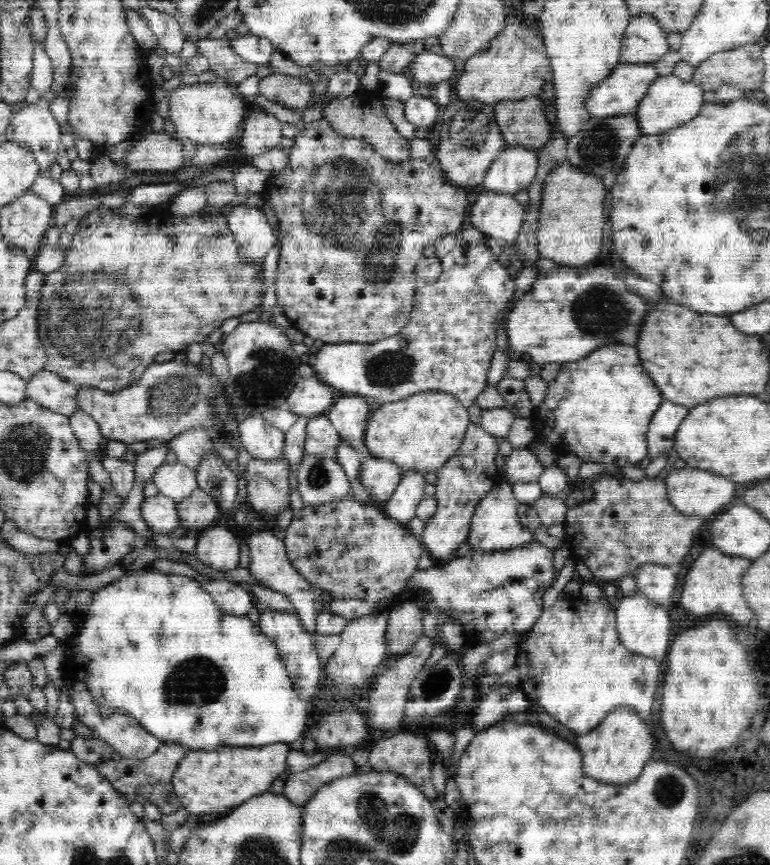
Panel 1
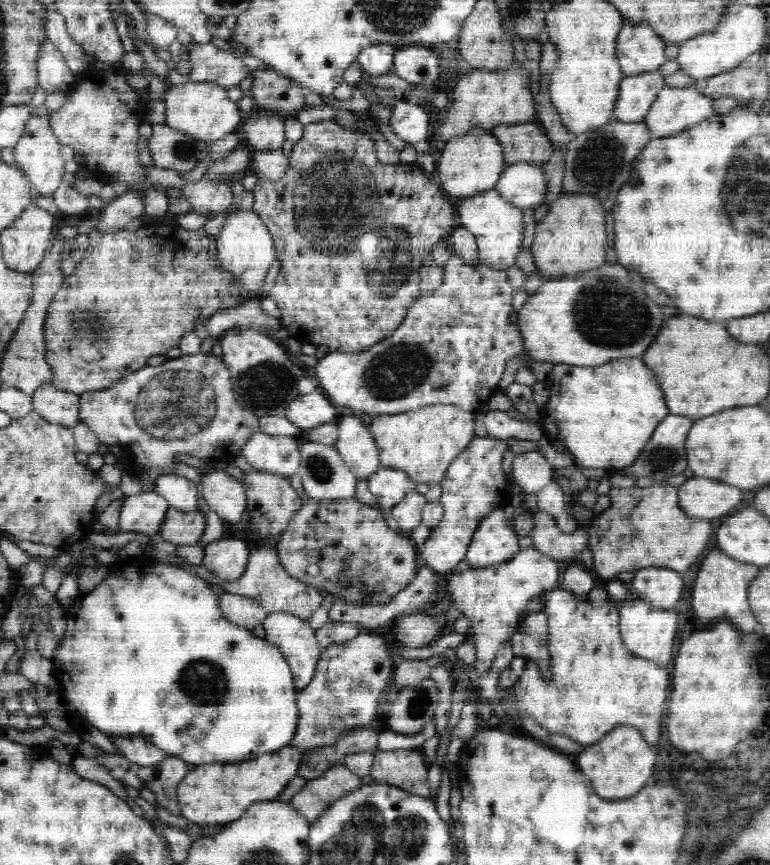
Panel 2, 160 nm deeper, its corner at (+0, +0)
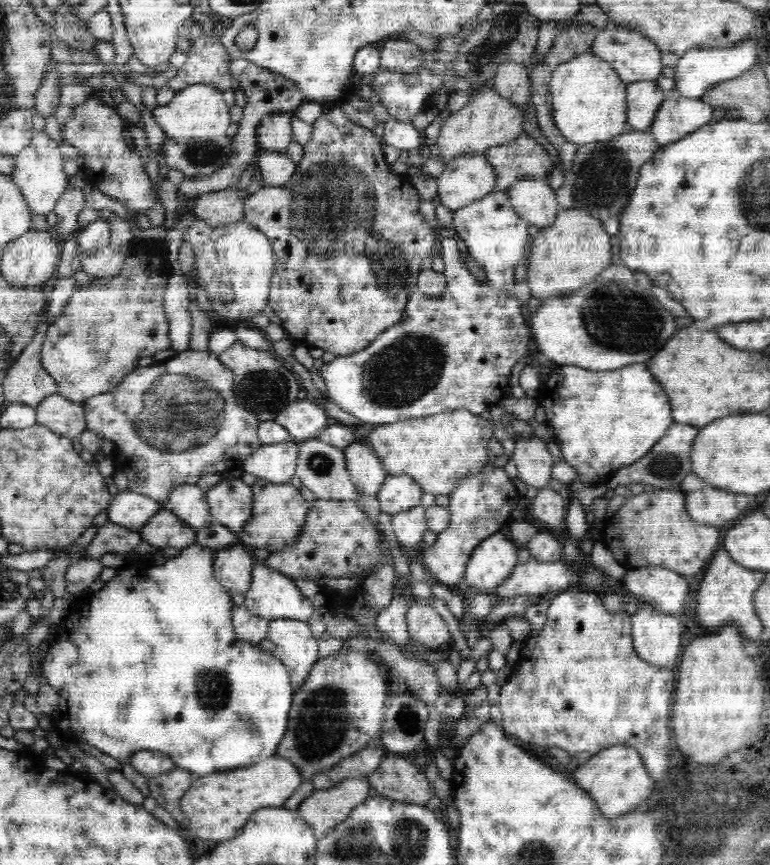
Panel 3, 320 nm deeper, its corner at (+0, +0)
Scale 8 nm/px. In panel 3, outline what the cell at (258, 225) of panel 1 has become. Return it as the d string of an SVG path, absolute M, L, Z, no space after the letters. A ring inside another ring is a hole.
M245 220L219 227L194 222L186 230L184 240L187 251L195 256L193 268L196 270L198 287L207 294L217 316L242 323L266 308L276 254L270 239L261 230Z

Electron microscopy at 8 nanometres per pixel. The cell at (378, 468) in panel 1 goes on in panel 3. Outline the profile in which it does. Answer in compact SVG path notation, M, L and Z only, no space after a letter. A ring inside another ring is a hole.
M408 475L386 476L380 492L376 494L381 512L396 514L408 512L422 502L423 490L420 485Z

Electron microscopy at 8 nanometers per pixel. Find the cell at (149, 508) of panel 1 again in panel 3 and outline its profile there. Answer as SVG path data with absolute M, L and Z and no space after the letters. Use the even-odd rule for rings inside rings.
M114 490L113 499L106 509L109 522L139 532L151 516L162 510L162 506L149 496Z

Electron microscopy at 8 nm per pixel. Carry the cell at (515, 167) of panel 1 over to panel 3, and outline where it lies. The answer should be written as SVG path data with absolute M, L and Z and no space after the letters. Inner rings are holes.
M520 178L506 191L516 212L541 231L550 228L560 212L555 191L547 179Z

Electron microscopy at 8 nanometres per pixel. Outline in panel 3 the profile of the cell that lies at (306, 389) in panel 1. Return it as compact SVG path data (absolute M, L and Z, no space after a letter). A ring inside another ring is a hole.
M308 397L290 404L275 416L273 422L290 433L291 441L300 444L302 441L317 438L333 421L322 406L316 405Z

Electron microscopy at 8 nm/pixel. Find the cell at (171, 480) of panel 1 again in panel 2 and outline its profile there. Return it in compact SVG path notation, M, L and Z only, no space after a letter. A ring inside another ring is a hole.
M168 474L158 477L154 490L163 496L170 507L184 512L198 510L198 489L186 477Z

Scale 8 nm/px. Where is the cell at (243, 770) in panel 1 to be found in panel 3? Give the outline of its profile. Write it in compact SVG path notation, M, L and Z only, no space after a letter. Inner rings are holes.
M266 758L250 768L212 772L195 777L192 786L180 800L181 811L188 819L188 830L192 837L214 842L238 836L240 828L250 820L258 808L274 808L284 803L303 782L303 777L292 762L285 758Z

